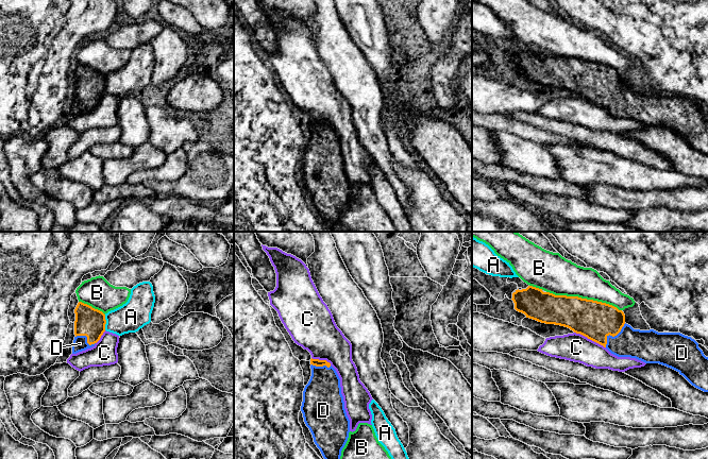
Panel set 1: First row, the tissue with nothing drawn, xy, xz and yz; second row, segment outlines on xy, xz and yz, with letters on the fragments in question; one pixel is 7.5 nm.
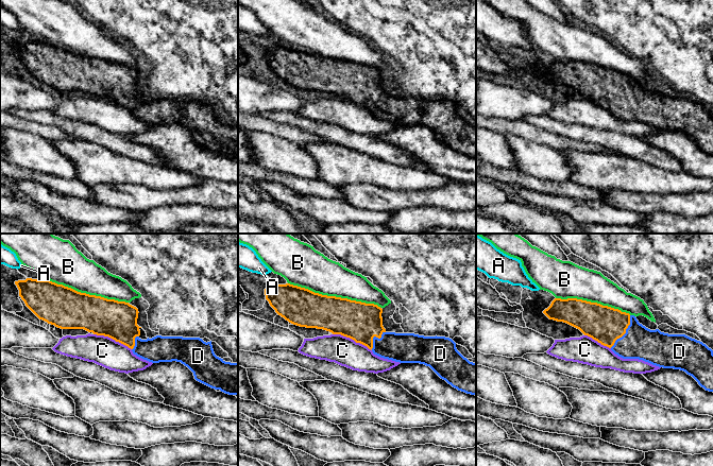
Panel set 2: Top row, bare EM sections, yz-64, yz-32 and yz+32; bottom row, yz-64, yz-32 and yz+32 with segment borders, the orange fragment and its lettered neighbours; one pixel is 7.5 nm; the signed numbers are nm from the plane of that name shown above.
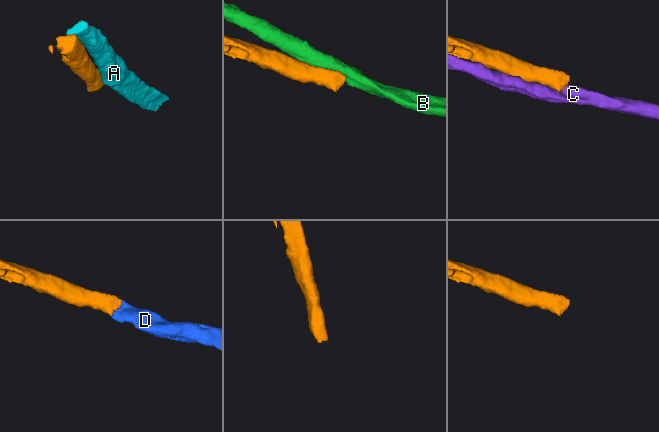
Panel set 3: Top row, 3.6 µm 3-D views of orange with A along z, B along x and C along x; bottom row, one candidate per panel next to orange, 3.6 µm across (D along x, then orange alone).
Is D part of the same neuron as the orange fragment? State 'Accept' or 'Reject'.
Accept

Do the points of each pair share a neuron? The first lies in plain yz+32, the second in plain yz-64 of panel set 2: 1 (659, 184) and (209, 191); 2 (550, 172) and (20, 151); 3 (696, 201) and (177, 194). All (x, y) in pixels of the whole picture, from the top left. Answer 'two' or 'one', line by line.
1: two
2: one
3: one

